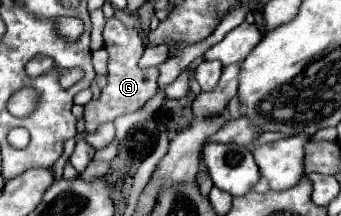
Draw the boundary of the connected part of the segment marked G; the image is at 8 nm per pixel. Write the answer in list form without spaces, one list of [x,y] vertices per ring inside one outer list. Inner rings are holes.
[[[110,17],[104,27],[104,49],[108,51],[108,85],[102,89],[98,99],[90,101],[84,107],[84,121],[86,121],[88,133],[94,133],[98,129],[98,125],[114,121],[120,115],[142,109],[146,105],[146,101],[150,101],[158,91],[158,83],[156,83],[158,69],[156,67],[150,67],[150,69],[138,67],[138,61],[140,61],[138,53],[140,53],[140,57],[144,53],[144,43],[142,43],[138,31],[126,29],[126,25],[122,21],[118,21],[116,17]]]

